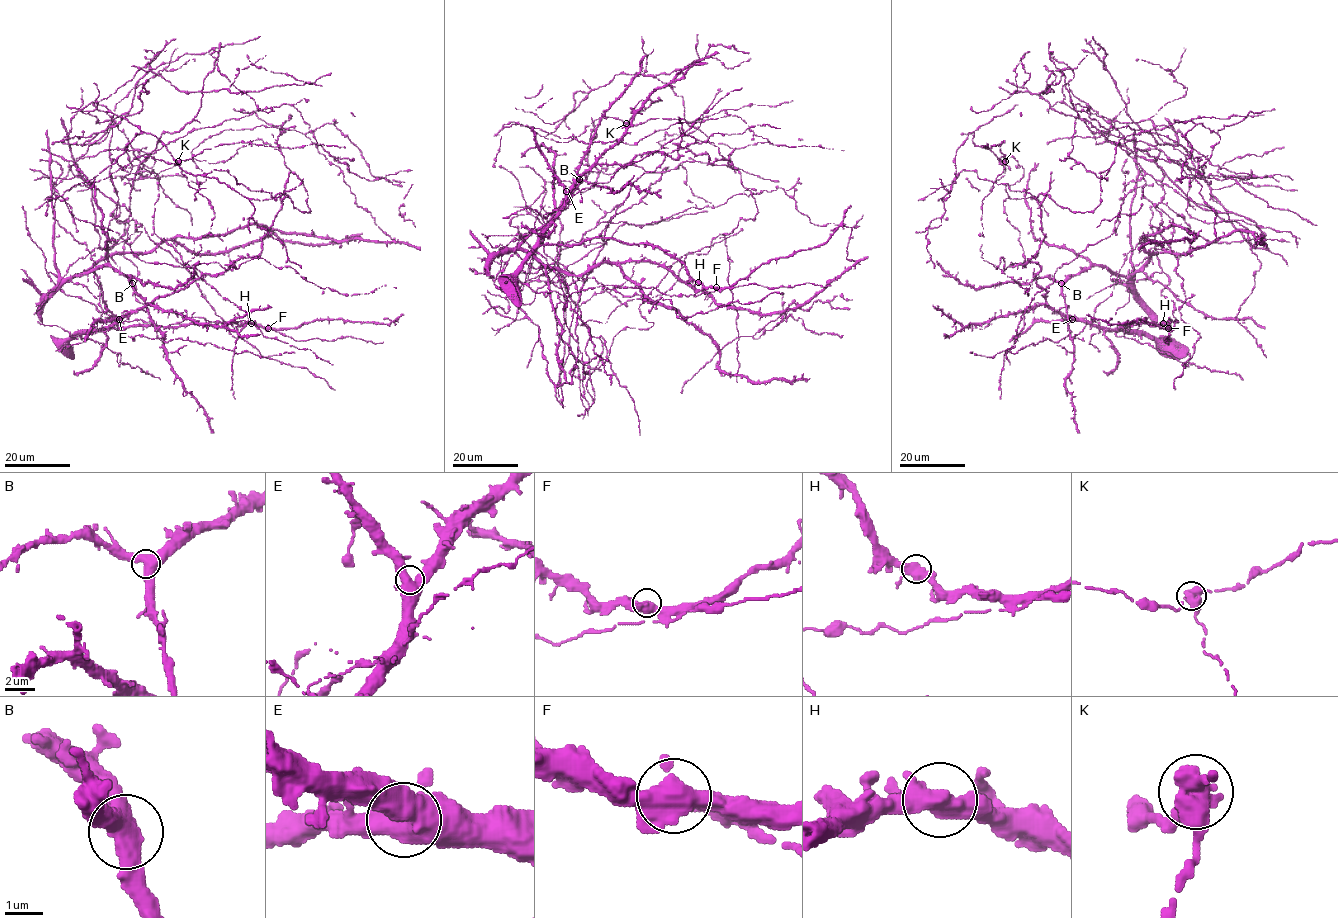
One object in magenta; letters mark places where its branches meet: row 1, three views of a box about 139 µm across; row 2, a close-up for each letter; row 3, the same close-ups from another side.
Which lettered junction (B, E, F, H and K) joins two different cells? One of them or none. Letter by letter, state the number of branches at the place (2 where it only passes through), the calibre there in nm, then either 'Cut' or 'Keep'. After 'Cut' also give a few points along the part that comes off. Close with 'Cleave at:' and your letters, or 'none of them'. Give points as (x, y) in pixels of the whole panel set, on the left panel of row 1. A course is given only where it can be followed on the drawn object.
B: Branches: 3. Thickness 440 nm. Keep
E: Branches: 3. Thickness 400 nm. Keep
F: Branches: 3. Thickness 400 nm. Keep
H: Branches: 3. Thickness 440 nm. Keep
K: Branches: 3. Thickness 480 nm. Cut
Cleave at: K

